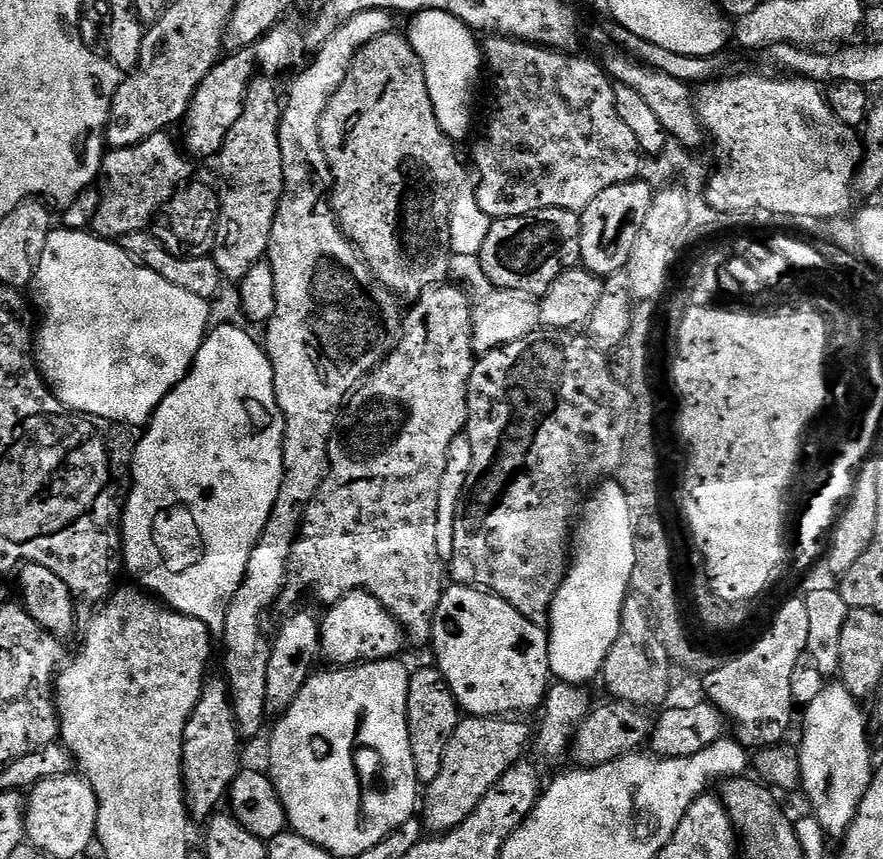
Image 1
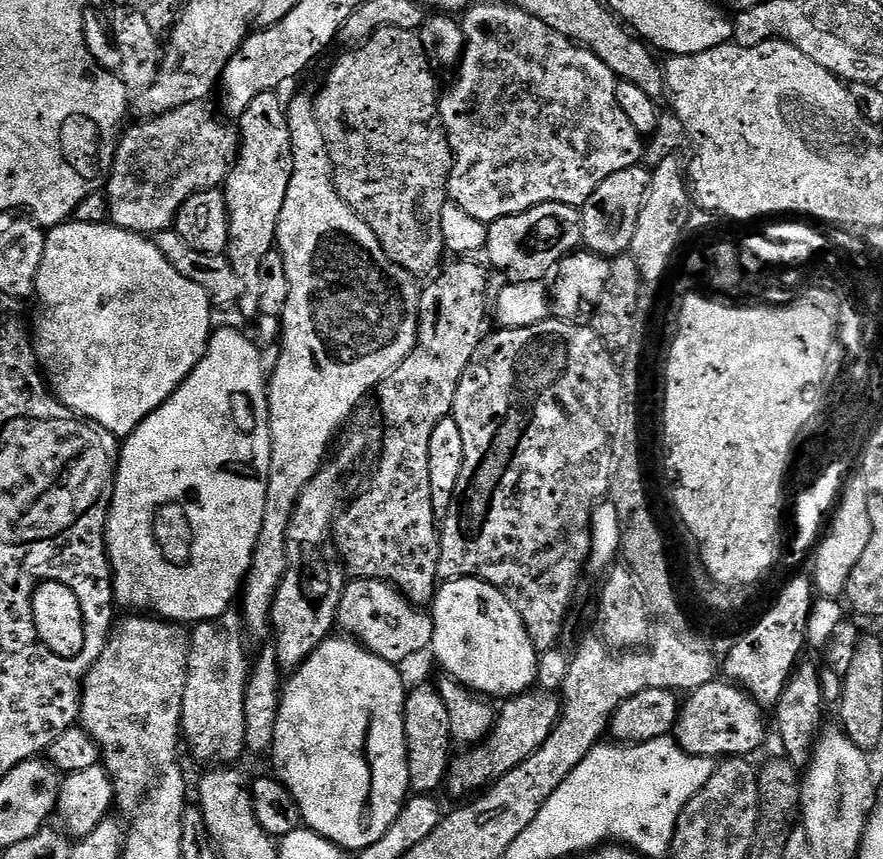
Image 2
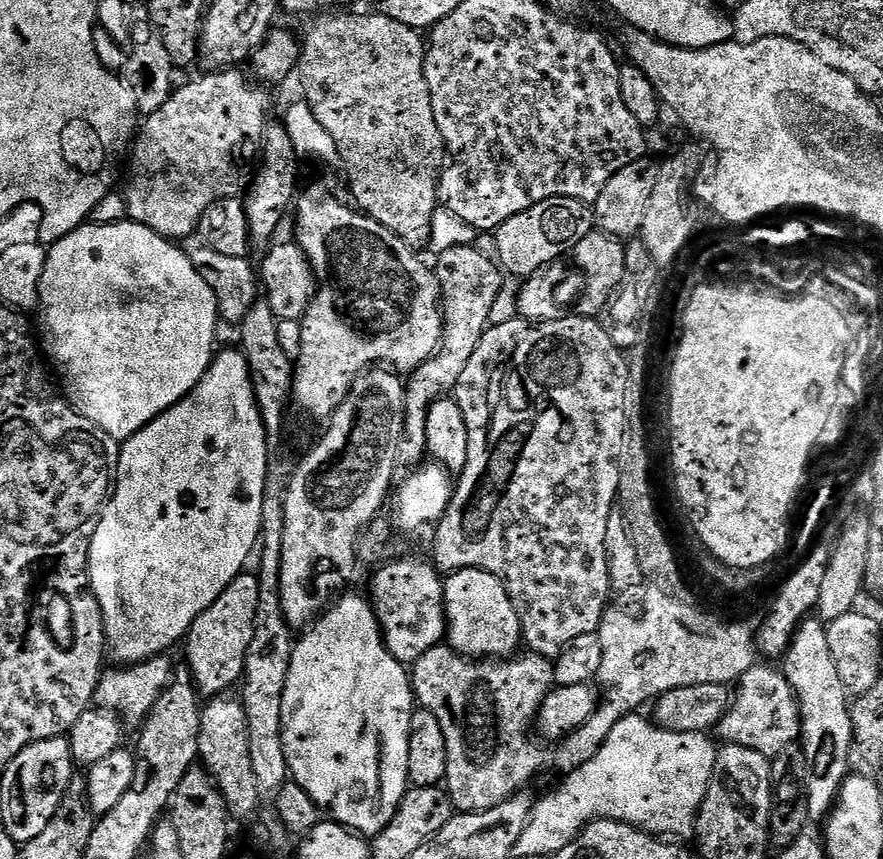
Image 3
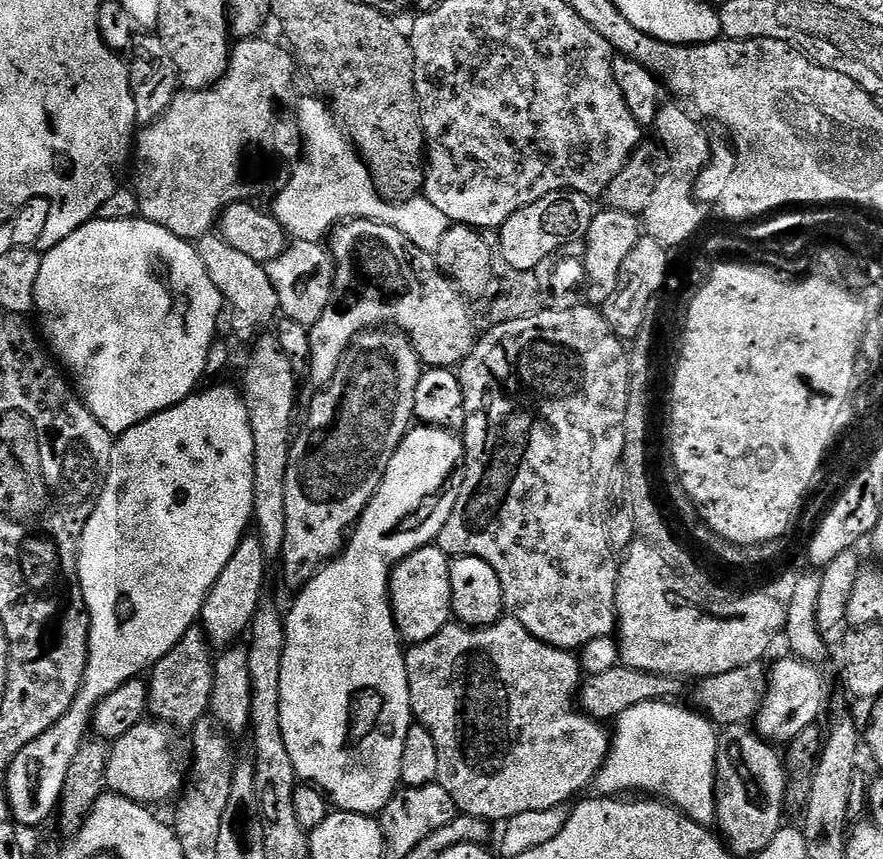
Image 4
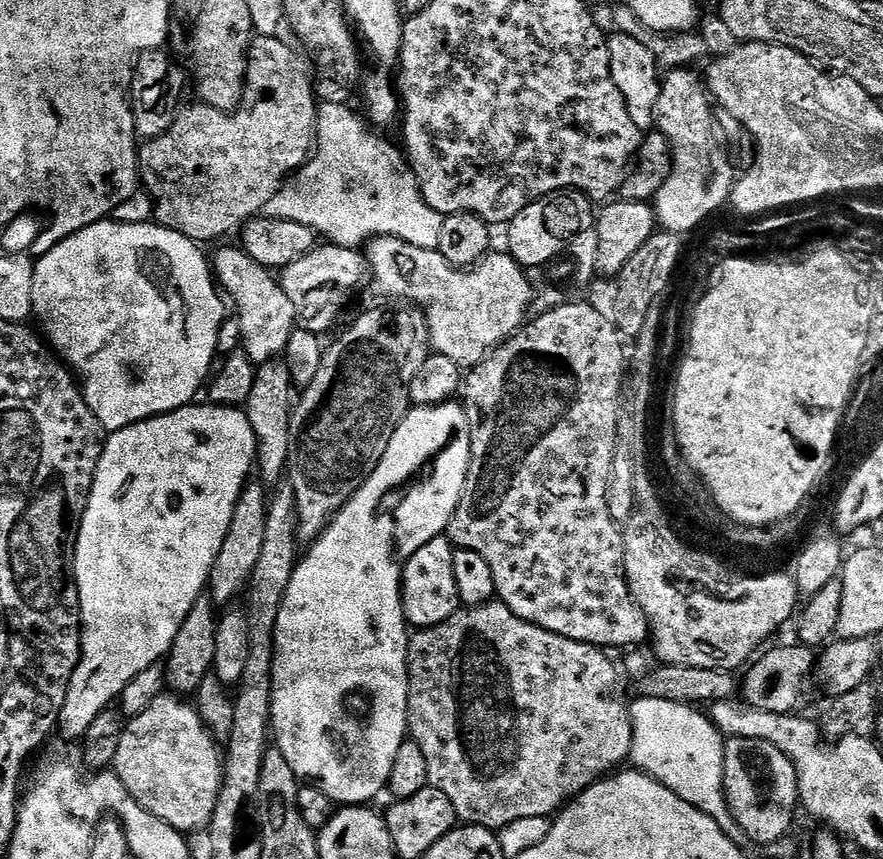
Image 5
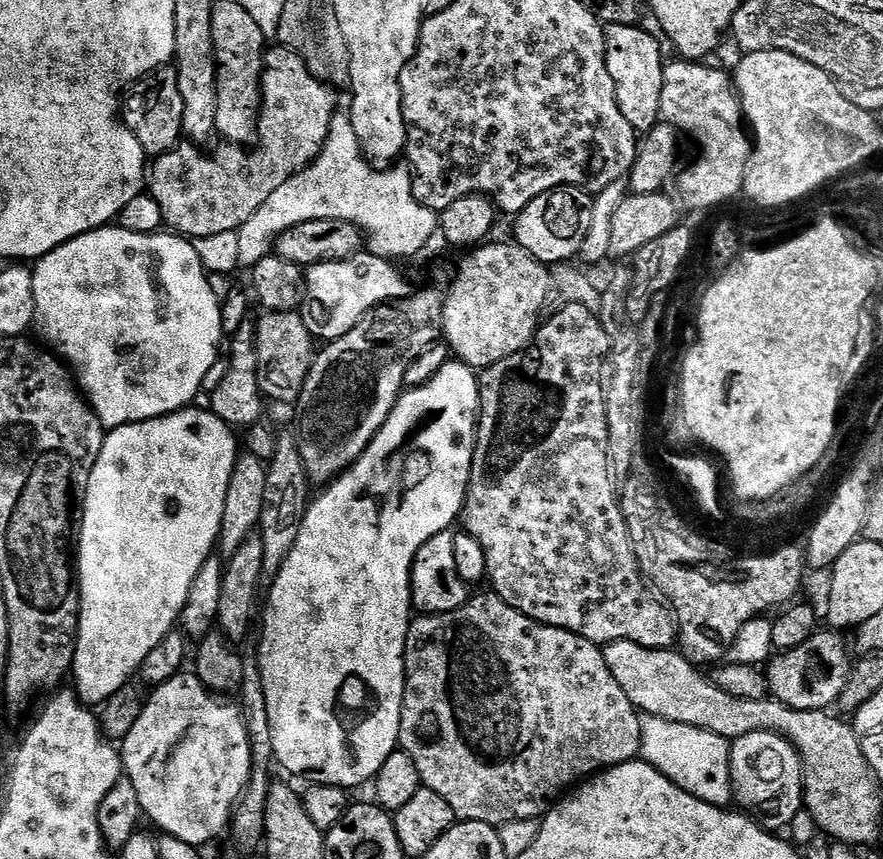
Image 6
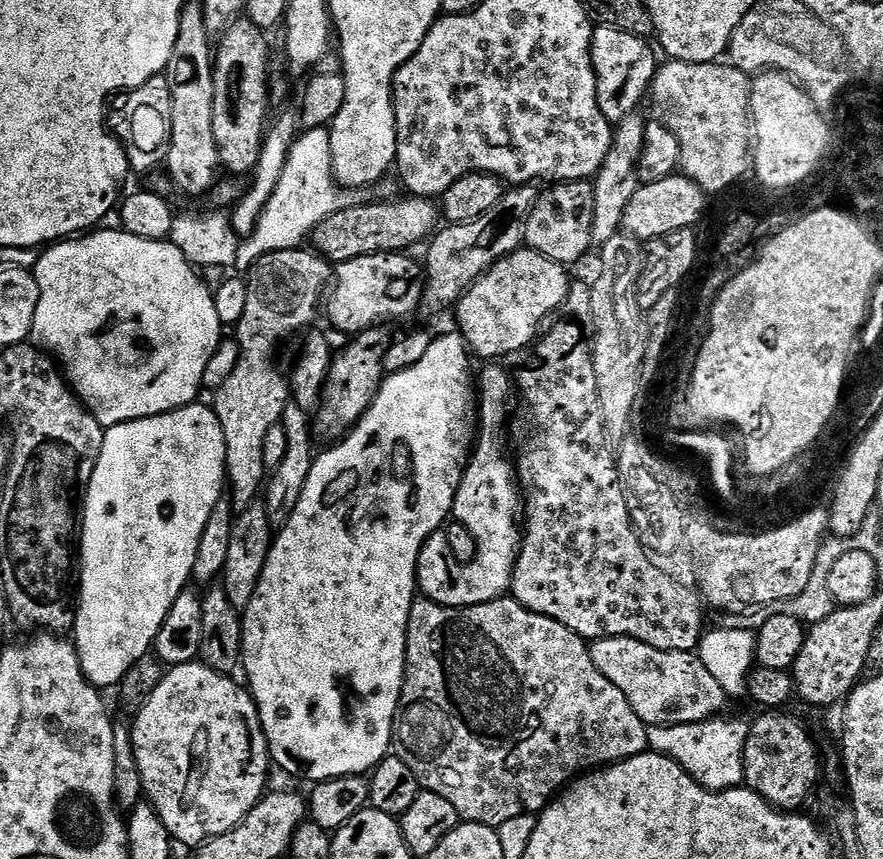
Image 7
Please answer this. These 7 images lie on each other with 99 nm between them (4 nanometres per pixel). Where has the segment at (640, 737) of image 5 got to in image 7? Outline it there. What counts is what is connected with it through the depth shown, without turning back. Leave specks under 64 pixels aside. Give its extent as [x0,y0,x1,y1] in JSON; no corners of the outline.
[648,718,749,792]

